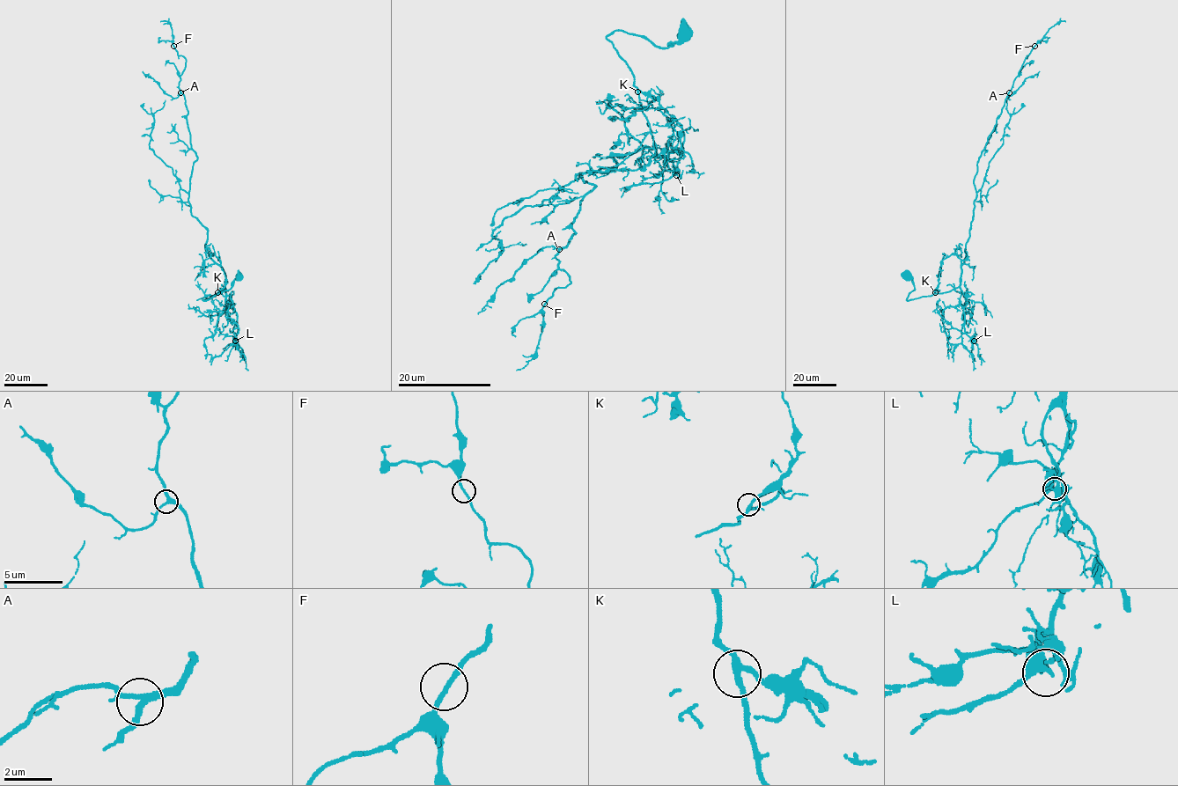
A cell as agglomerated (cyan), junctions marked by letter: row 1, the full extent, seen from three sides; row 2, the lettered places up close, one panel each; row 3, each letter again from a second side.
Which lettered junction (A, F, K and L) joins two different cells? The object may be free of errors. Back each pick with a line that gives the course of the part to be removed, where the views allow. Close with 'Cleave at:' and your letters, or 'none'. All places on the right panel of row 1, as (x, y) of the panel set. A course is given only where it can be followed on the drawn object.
Cleave at: none

